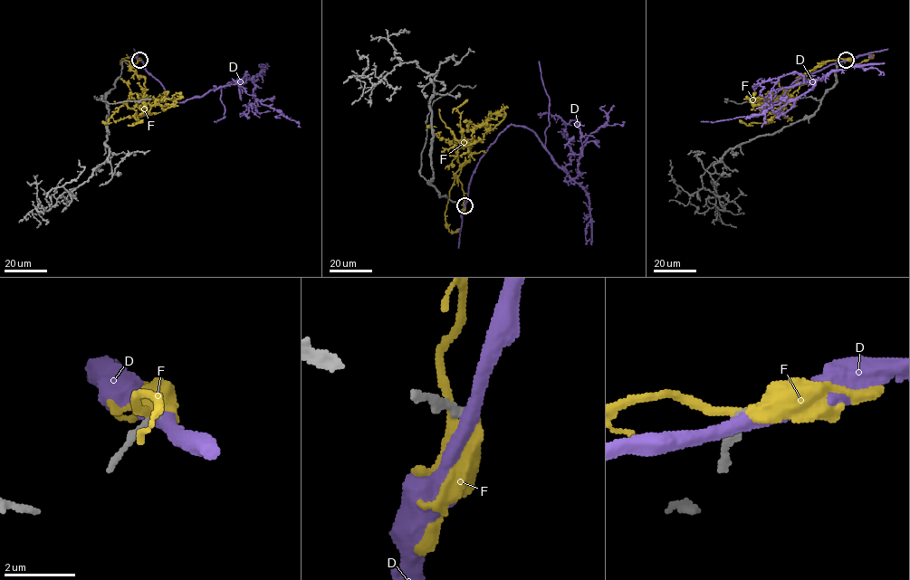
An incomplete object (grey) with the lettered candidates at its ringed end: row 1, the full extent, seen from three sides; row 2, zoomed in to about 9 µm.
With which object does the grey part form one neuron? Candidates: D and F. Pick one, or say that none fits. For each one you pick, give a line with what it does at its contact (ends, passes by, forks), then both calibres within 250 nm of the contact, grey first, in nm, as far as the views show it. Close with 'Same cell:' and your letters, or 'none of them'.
Same cell: none of them

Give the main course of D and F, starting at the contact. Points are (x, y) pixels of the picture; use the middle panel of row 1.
D: (464, 205), (480, 158), (511, 125), (531, 129), (551, 158), (574, 178), (587, 137), (607, 123), (625, 122)
F: (464, 205), (456, 177), (469, 160), (470, 142), (458, 141), (456, 108), (467, 99)

